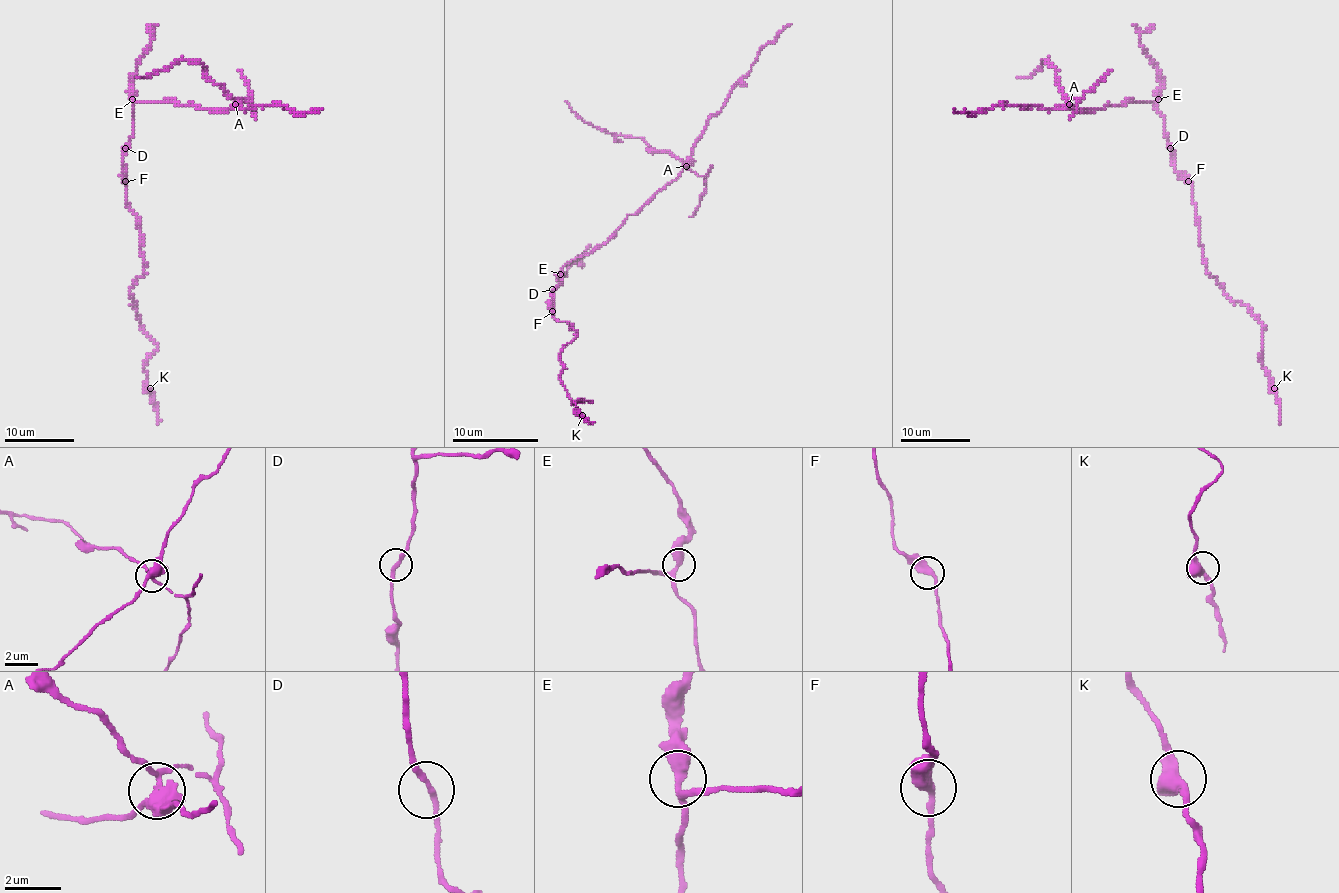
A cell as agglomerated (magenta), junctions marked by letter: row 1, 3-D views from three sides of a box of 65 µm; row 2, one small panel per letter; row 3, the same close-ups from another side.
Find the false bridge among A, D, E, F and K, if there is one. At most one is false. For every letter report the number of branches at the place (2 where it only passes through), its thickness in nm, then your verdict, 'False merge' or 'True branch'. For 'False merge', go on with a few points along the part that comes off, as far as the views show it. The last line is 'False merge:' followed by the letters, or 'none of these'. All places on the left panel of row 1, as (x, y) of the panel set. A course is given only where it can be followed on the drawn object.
A: Branches: 4. Thickness 400 nm. False merge. Course of the part to remove: (235, 104), (197, 61), (174, 61), (167, 68), (136, 78)
D: Branches: 2. Thickness 200 nm. True branch
E: Branches: 3. Thickness 320 nm. True branch
F: Branches: 2. Thickness 440 nm. True branch
K: Branches: 3. Thickness 360 nm. True branch
False merge: A

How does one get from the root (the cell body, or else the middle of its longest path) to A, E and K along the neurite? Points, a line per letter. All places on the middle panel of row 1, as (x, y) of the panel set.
A: (552, 291), (560, 283), (563, 268), (567, 264), (599, 249), (629, 214), (635, 214), (687, 165)
E: (552, 291), (560, 283), (563, 272), (560, 274)
K: (552, 291), (552, 317), (573, 324), (575, 332), (558, 360), (571, 401), (590, 401), (575, 403), (582, 415)

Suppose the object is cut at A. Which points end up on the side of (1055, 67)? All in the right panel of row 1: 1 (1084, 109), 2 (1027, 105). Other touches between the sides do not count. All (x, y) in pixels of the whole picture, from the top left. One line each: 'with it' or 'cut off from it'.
1: cut off from it
2: cut off from it

